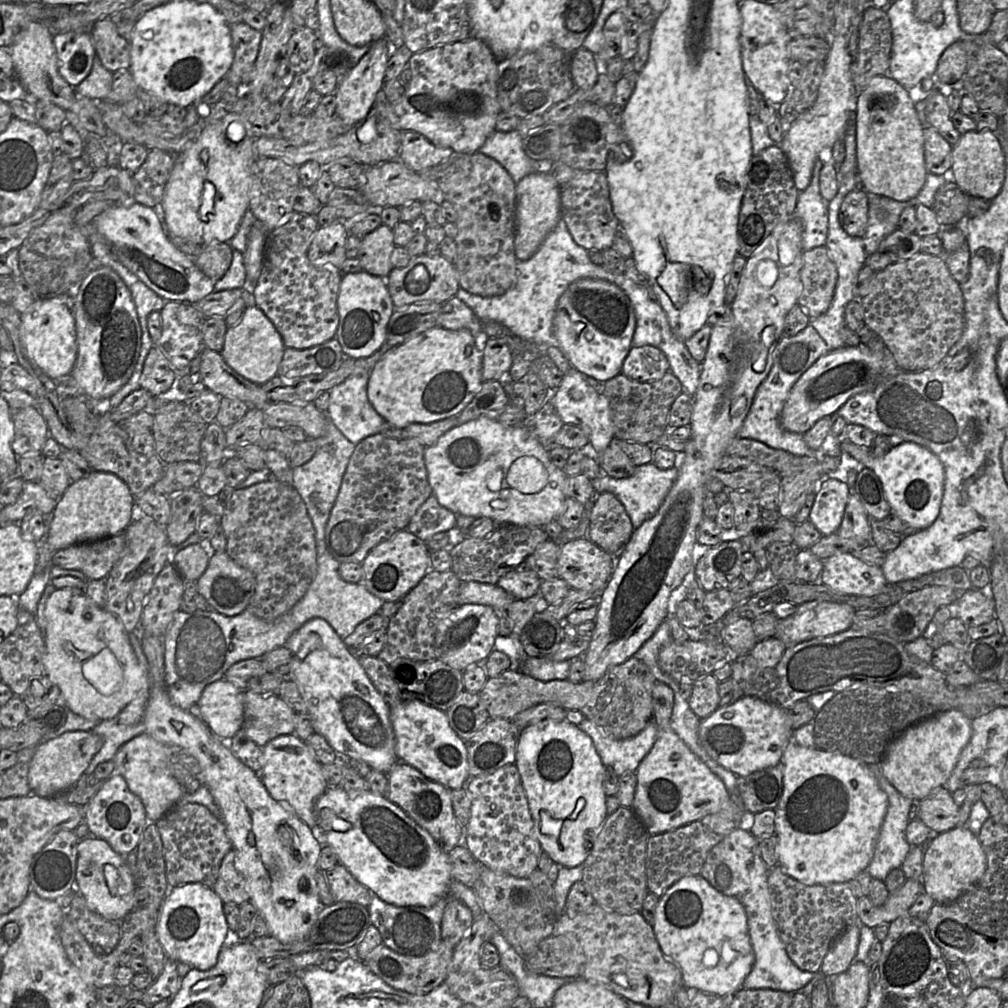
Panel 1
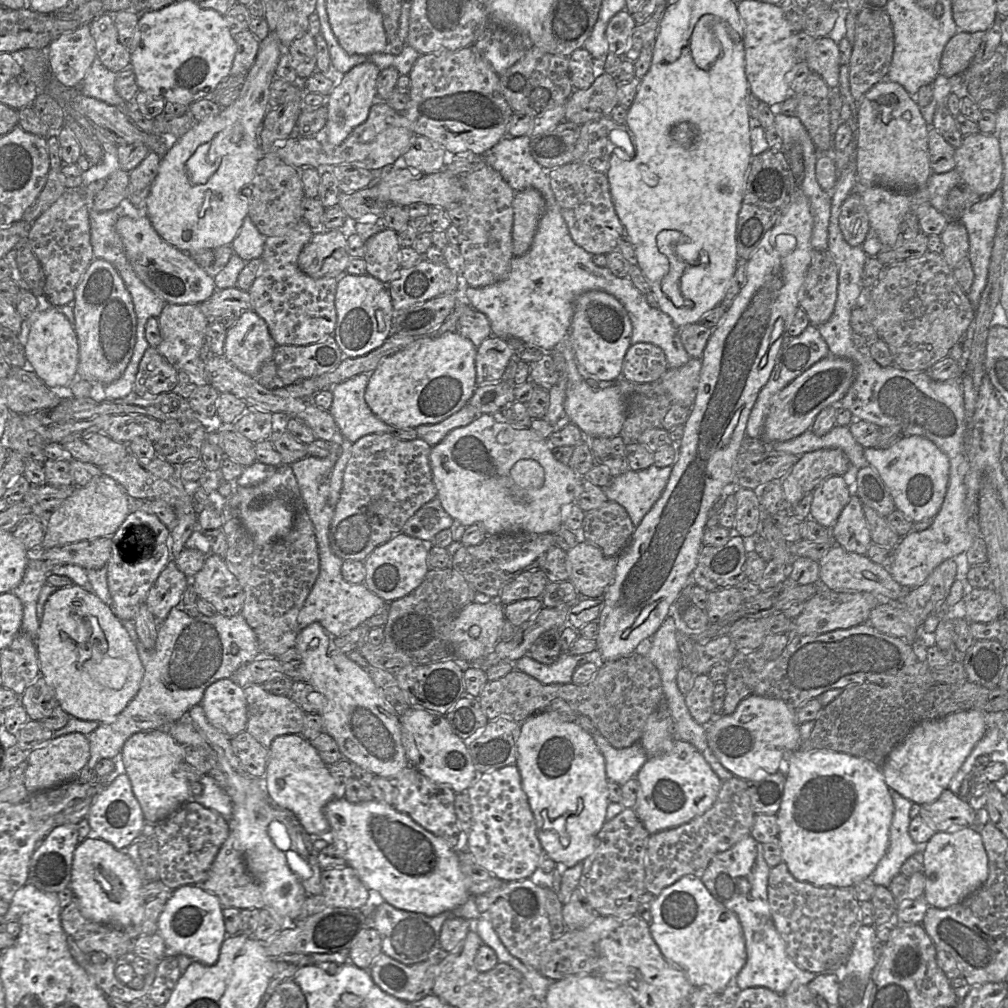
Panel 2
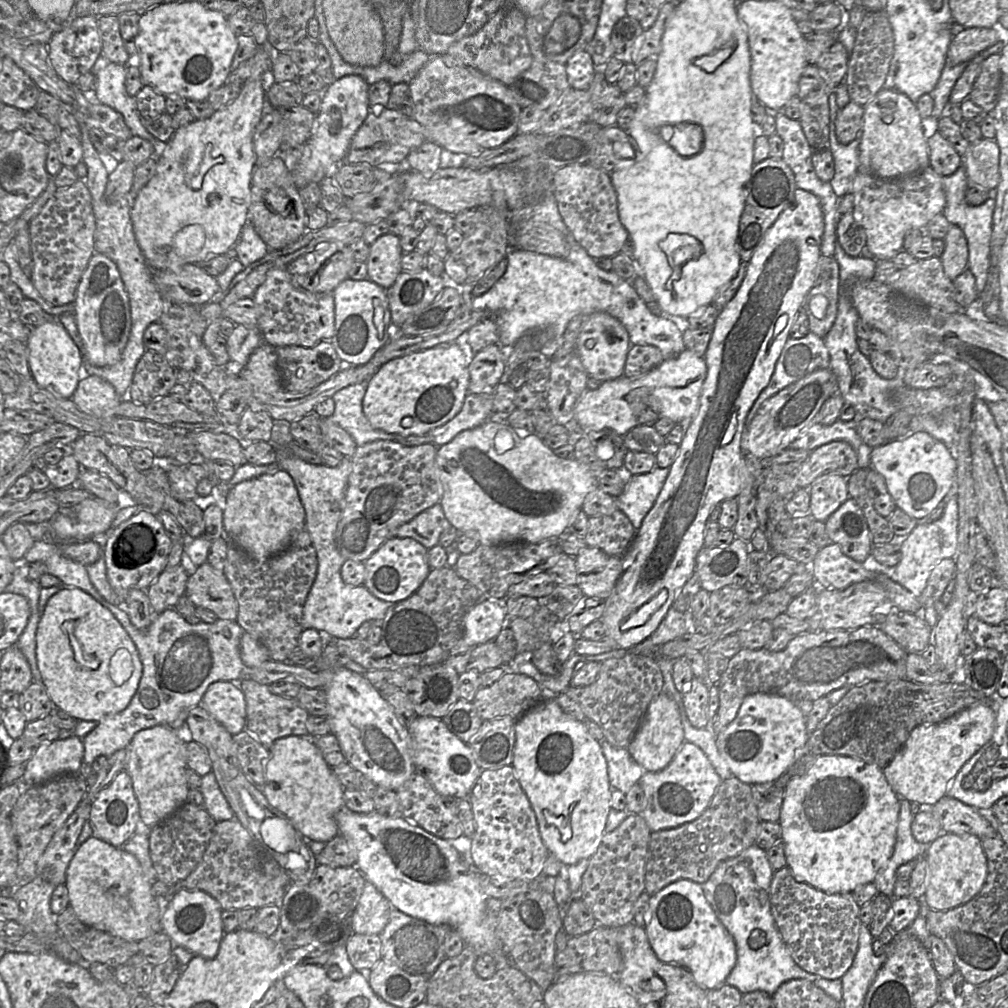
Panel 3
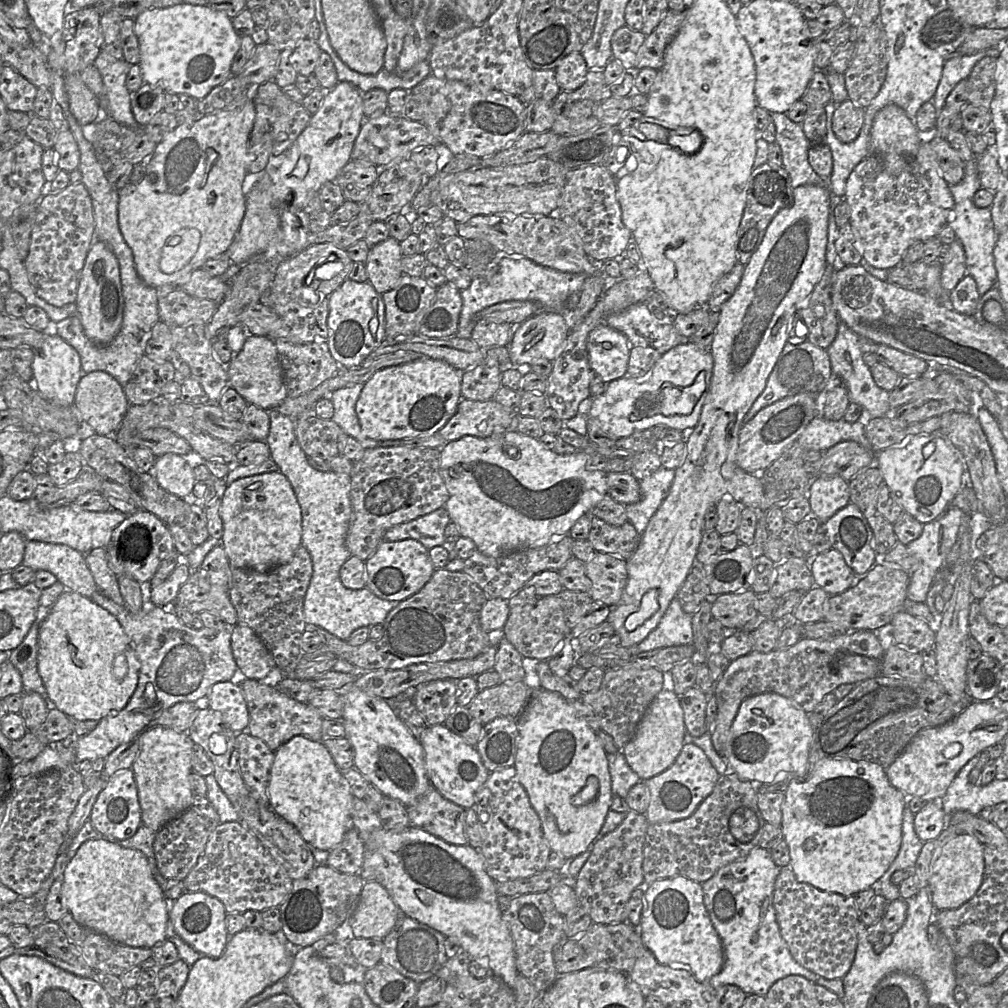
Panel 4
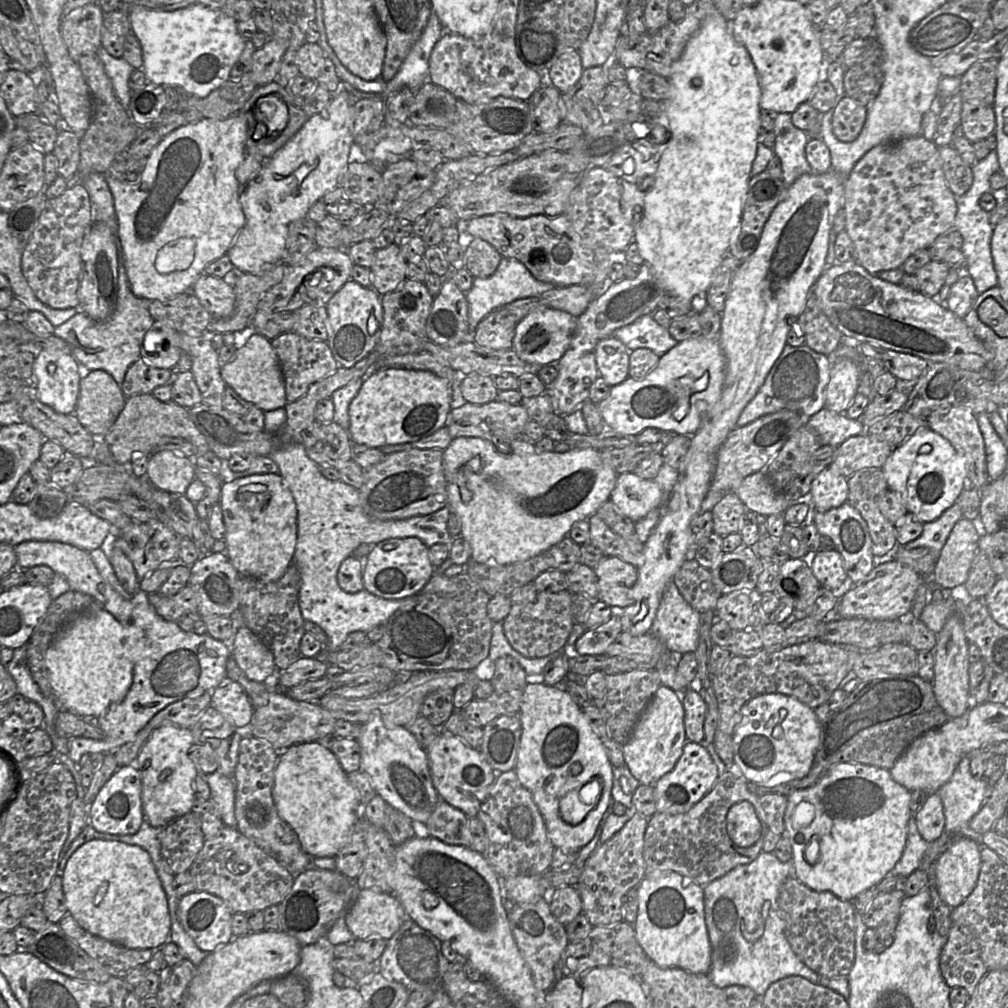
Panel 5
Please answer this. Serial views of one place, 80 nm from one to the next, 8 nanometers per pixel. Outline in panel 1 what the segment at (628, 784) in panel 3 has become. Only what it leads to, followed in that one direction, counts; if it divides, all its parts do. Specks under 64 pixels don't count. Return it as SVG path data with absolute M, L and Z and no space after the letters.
M588 718L577 726L591 737L603 764L613 768L619 777L636 772L658 739L654 721L650 721L637 735L622 740L606 734Z

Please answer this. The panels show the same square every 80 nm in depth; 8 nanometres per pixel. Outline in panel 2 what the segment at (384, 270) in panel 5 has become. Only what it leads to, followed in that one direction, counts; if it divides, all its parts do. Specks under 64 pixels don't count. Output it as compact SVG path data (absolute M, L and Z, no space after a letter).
M384 229L365 241L364 261L366 273L388 284L400 268L398 235L392 229Z

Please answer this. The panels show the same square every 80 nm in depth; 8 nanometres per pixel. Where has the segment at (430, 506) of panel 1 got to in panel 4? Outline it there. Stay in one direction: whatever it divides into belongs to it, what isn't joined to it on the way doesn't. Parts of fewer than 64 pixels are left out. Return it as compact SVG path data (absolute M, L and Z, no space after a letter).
M440 507L411 521L391 527L384 534L383 540L415 539L429 550L434 546L442 546L444 544L446 541L444 529L450 521L446 508Z

